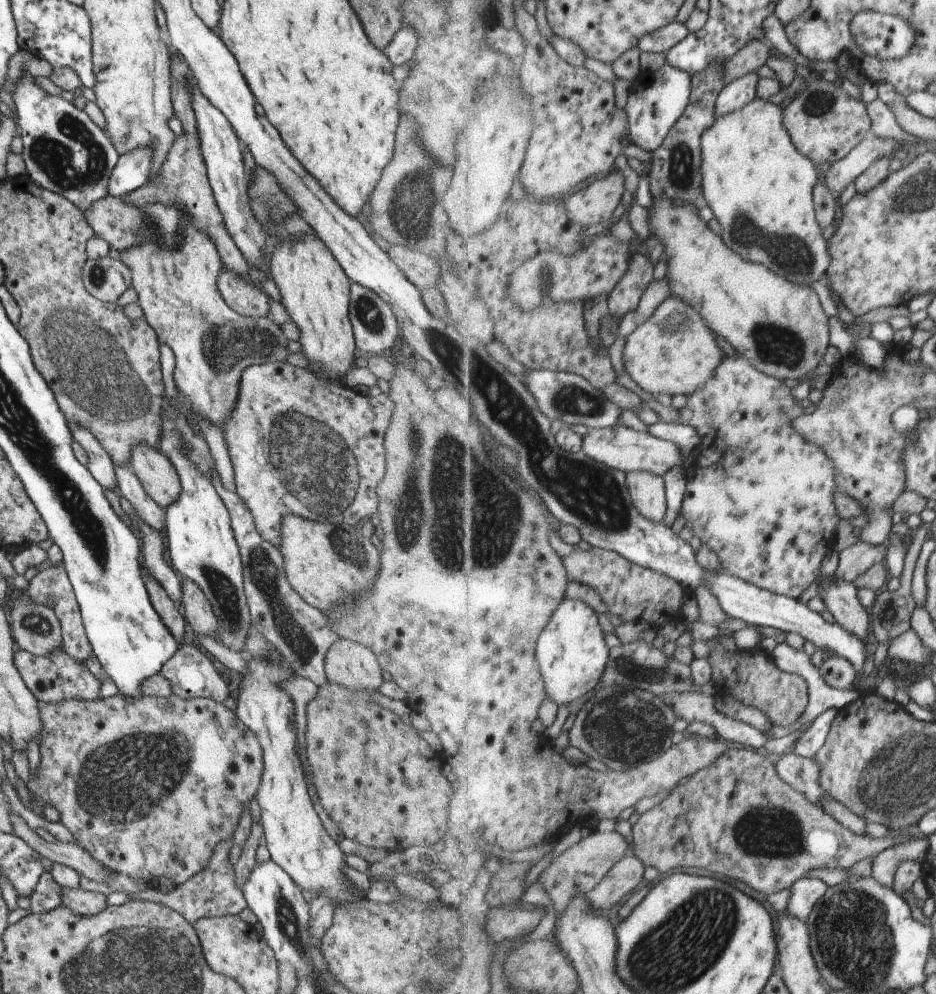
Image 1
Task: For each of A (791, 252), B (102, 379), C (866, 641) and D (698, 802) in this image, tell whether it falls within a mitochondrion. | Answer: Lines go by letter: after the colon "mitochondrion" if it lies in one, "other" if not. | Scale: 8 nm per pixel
A: mitochondrion
B: mitochondrion
C: other
D: other

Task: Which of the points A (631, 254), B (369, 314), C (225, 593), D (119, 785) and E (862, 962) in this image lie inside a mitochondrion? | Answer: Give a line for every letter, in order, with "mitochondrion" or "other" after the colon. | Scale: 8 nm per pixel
A: other
B: mitochondrion
C: mitochondrion
D: mitochondrion
E: mitochondrion

